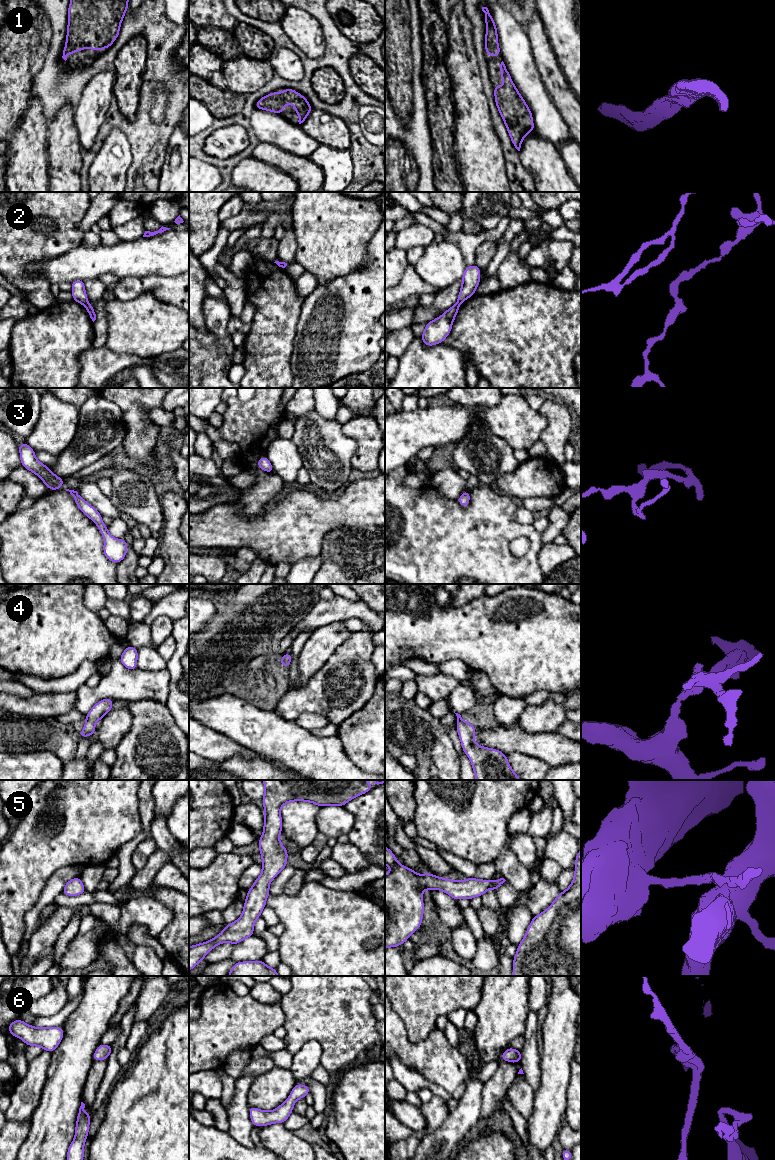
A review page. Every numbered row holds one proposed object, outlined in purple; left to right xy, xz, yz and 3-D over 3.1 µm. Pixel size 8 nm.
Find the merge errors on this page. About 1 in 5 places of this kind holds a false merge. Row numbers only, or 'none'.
2

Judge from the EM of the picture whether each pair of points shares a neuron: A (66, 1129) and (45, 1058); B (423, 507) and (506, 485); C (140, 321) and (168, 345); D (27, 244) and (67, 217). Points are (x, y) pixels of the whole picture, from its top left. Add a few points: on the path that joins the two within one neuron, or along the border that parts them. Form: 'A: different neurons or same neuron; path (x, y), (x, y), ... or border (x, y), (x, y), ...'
A: different neurons; border (51, 1053), (47, 1078), (42, 1091)
B: different neurons; border (496, 488), (512, 499)
C: same neuron; path (147, 328), (152, 329), (161, 338)
D: same neuron; path (37, 234), (54, 217), (57, 217)

